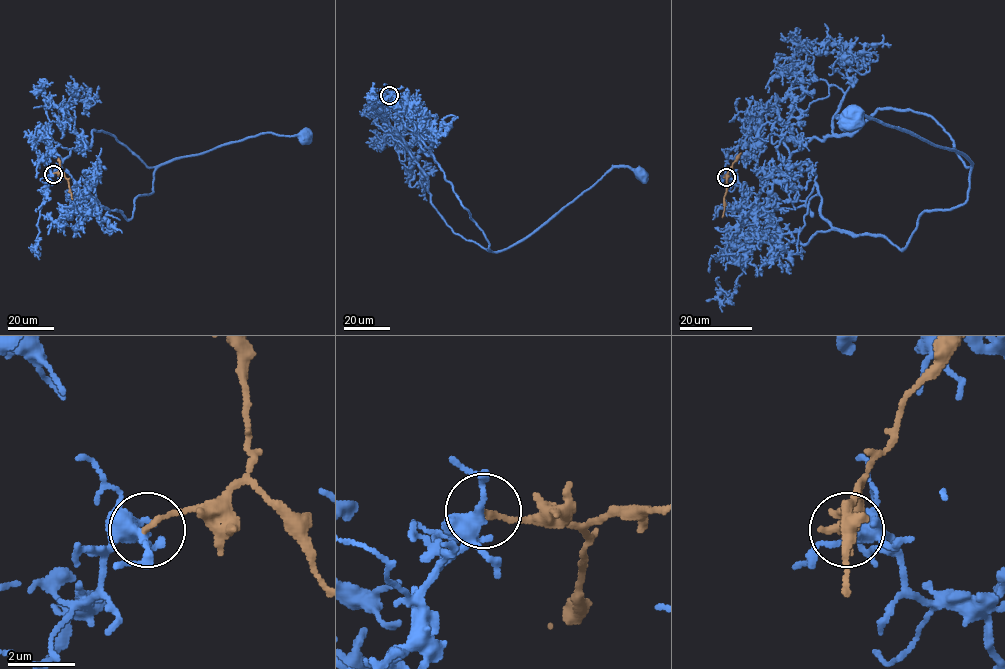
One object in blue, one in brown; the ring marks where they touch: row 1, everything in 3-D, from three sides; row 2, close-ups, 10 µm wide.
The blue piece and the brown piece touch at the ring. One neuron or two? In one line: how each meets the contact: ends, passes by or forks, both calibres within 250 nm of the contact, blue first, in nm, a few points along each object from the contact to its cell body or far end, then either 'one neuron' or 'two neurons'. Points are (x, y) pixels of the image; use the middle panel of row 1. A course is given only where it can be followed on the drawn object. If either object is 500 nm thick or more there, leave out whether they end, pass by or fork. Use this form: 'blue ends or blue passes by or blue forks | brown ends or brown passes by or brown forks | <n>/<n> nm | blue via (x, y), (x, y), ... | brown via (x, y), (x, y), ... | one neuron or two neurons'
blue forks | brown ends | 360/150 nm | blue via (388, 95), (381, 113), (427, 176), (431, 204), (454, 233), (489, 251), (522, 241), (613, 167), (641, 175) | brown via (389, 95), (408, 92) | two neurons

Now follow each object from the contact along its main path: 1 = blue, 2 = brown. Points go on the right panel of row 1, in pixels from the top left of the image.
1: (726, 178), (754, 203), (794, 151), (882, 108), (930, 115), (970, 166), (838, 117), (851, 117)
2: (726, 178), (722, 217)

